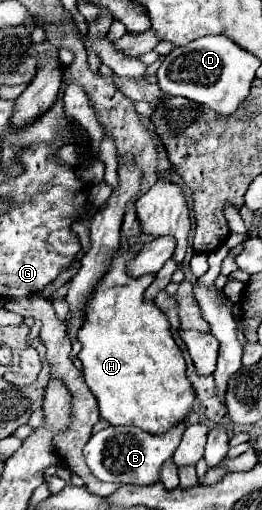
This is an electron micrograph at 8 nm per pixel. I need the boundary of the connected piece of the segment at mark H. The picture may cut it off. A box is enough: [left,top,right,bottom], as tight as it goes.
[78,249,196,435]

